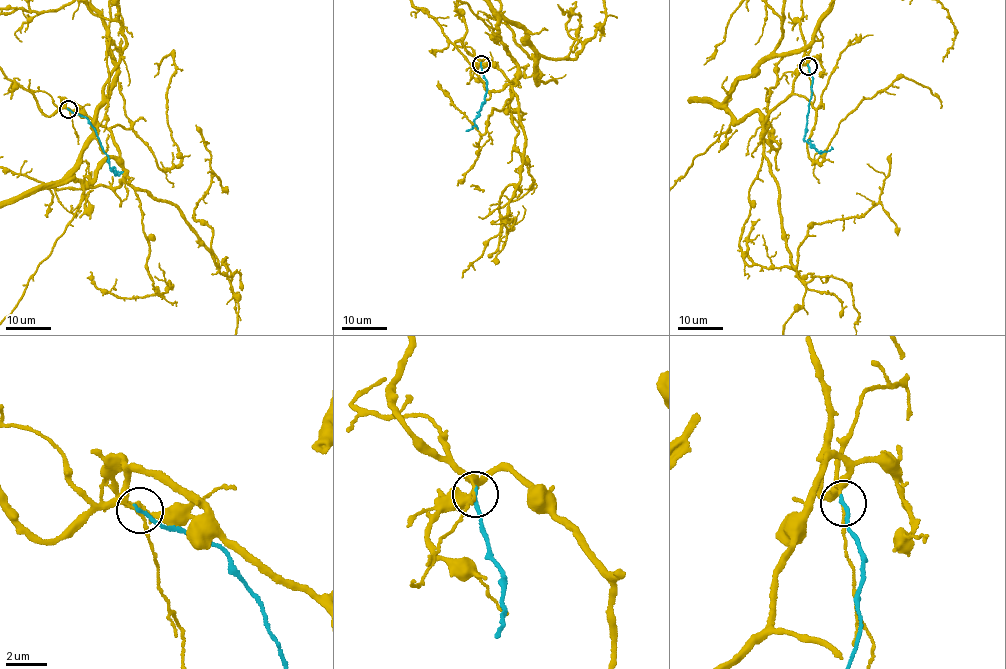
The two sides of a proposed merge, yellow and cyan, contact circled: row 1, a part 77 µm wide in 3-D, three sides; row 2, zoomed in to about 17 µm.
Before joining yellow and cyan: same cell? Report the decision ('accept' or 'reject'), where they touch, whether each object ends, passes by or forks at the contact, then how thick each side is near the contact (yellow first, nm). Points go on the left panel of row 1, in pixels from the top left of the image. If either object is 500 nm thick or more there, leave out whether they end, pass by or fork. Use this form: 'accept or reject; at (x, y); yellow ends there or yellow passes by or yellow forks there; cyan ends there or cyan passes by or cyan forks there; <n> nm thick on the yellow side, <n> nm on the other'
reject; at (68, 109); yellow passes by; cyan ends there; 120 nm thick on the yellow side, 190 nm on the other

